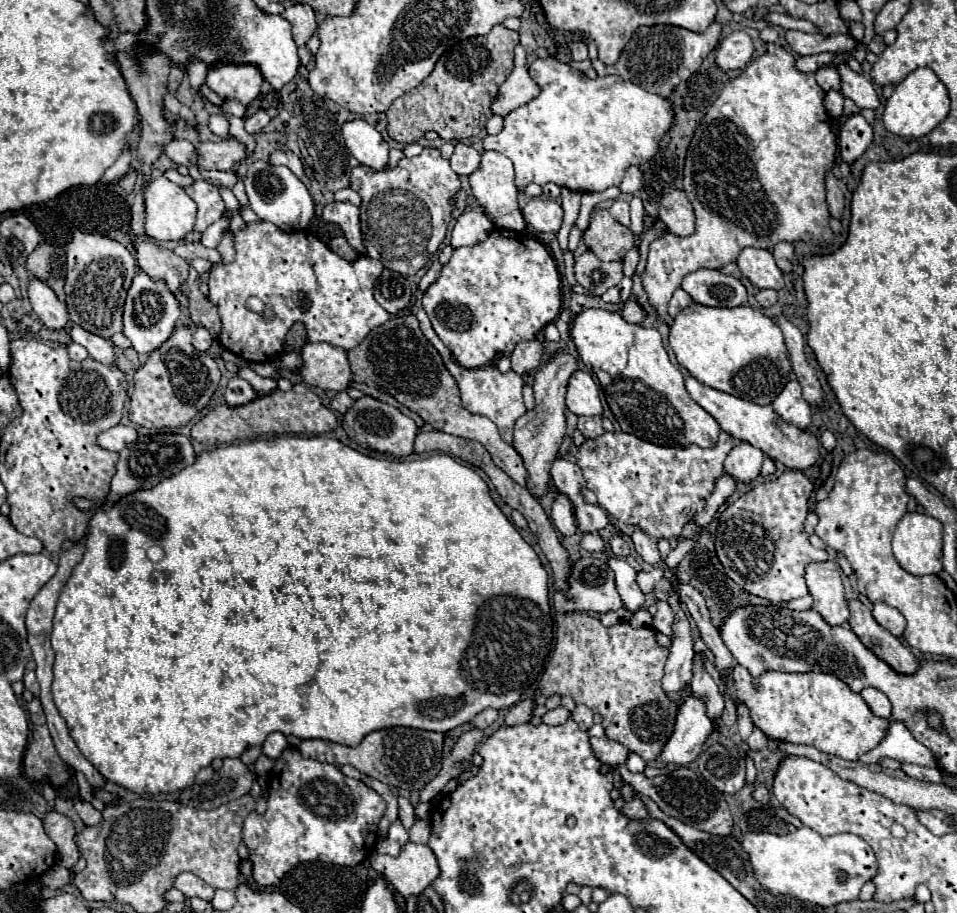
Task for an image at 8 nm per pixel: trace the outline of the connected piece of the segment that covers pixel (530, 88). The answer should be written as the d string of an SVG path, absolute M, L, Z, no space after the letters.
M521 45L515 47L515 67L511 75L505 79L505 83L499 87L499 93L491 105L495 115L509 115L513 109L529 103L531 99L541 93L539 85L529 77L529 67L527 67L527 53Z

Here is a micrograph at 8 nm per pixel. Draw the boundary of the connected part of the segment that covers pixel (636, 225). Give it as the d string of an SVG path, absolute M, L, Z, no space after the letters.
M633 197L629 205L631 205L631 225L629 225L629 229L635 235L641 235L641 231L643 231L643 213L645 213L643 203L641 203L639 197Z

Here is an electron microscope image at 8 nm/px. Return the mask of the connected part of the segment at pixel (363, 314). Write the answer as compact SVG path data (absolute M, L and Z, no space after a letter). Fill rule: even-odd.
M267 221L249 223L229 233L235 241L235 259L211 271L207 299L217 305L223 321L219 333L221 345L237 357L257 363L273 361L283 351L285 333L295 321L305 325L309 343L323 341L349 351L355 349L371 329L389 319L389 313L373 299L373 283L385 269L381 261L367 255L347 261L313 233L285 233ZM249 297L259 297L275 317L265 319L263 313L249 311L245 305Z

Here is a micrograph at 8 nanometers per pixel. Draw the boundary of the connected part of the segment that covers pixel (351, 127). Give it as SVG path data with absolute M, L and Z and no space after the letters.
M353 119L341 125L341 135L349 153L361 163L375 171L387 169L389 145L383 141L381 133L371 127L365 119Z

